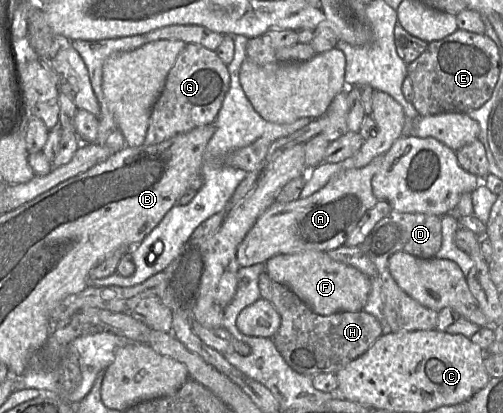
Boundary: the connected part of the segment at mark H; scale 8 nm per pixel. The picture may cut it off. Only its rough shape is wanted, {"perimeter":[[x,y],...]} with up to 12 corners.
{"perimeter":[[267,272],[261,298],[281,317],[288,365],[336,373],[382,335],[371,314],[314,313]]}

